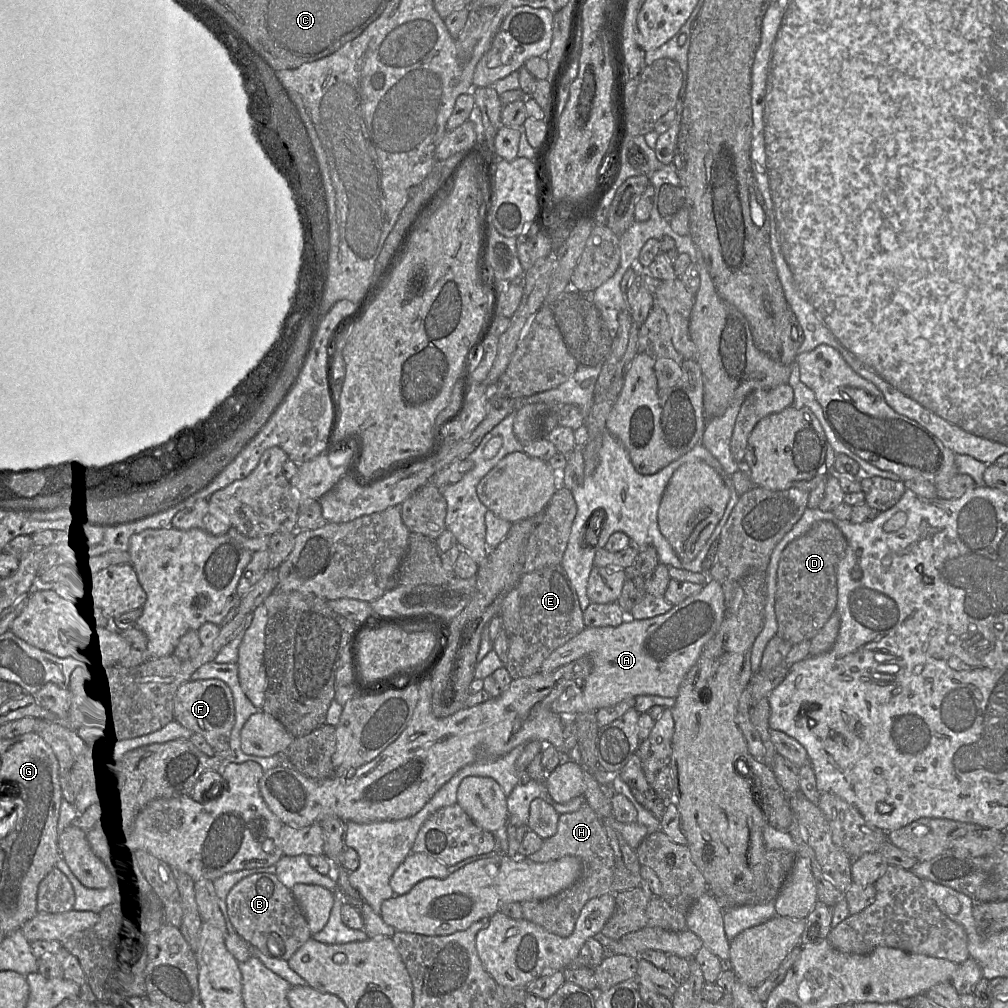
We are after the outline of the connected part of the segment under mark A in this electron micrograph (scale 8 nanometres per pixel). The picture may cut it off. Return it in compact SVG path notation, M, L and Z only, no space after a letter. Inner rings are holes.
M710 579L702 590L674 605L668 612L647 619L625 620L617 627L586 627L579 634L556 648L542 663L540 672L549 673L581 657L592 659L592 672L583 686L570 686L552 704L552 711L562 717L613 706L627 698L655 695L676 698L689 670L696 664L707 642L717 633L726 614L726 602L720 583Z

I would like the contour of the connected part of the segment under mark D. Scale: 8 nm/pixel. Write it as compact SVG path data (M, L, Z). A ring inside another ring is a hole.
M818 521L781 553L775 596L777 635L792 645L811 640L826 624L837 605L836 570L845 554L847 540L830 521Z

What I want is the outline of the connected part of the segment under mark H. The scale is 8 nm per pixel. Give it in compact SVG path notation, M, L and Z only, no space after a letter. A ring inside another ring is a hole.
M586 802L575 812L560 814L556 834L545 839L541 848L527 858L544 863L565 856L574 856L581 860L582 872L579 878L571 886L553 896L521 903L523 919L563 938L572 934L580 912L589 900L612 893L614 852L601 819Z

